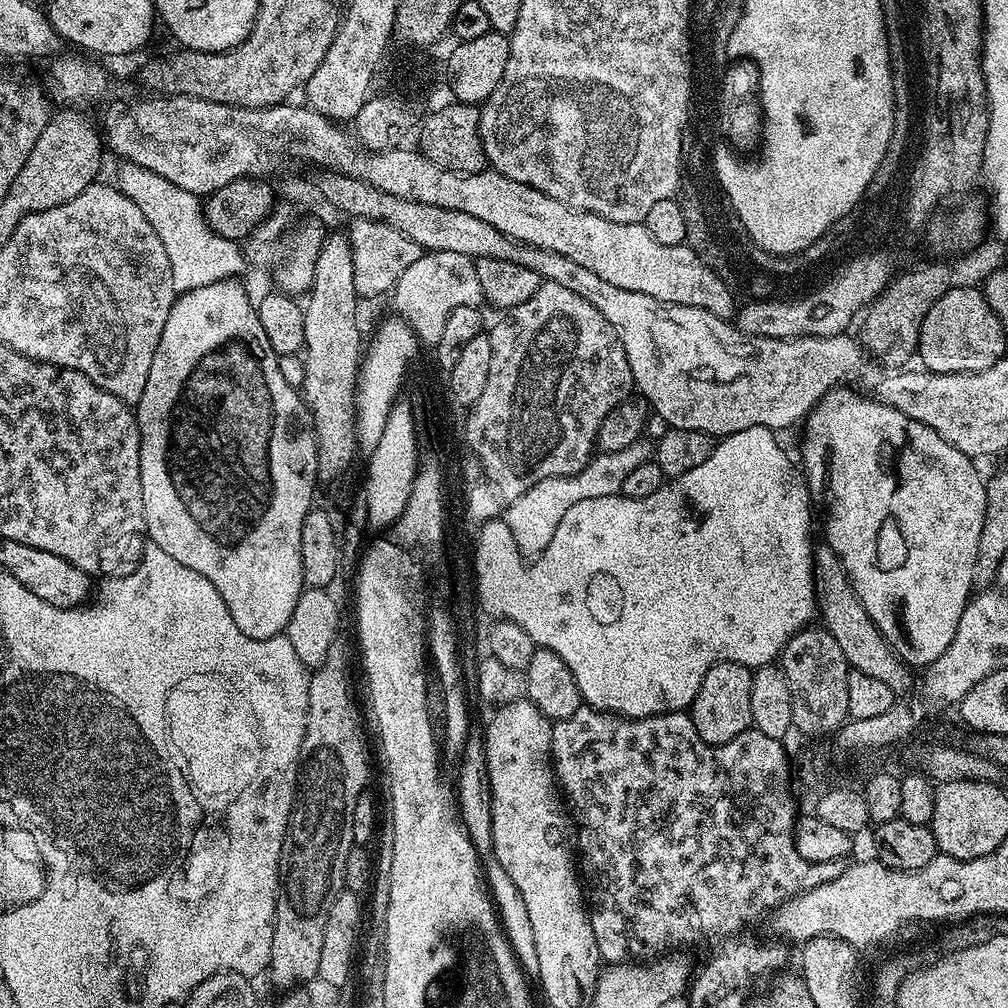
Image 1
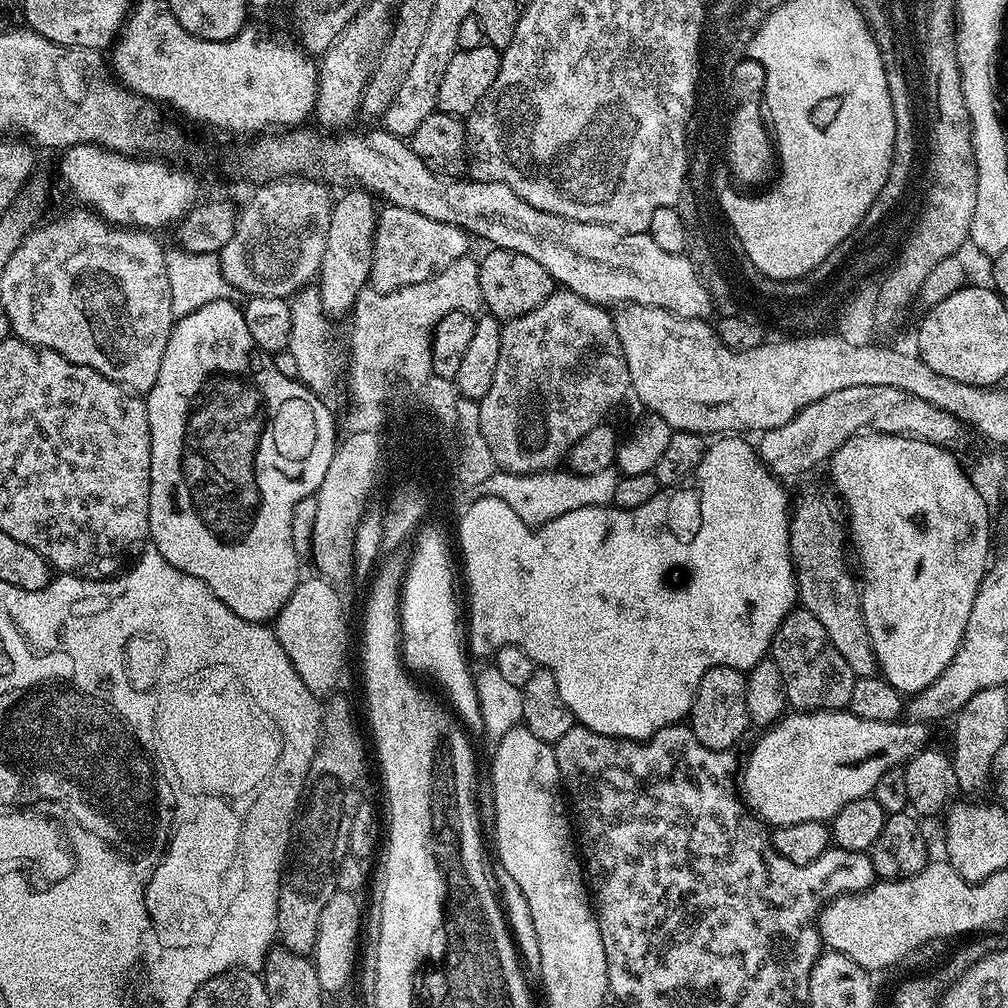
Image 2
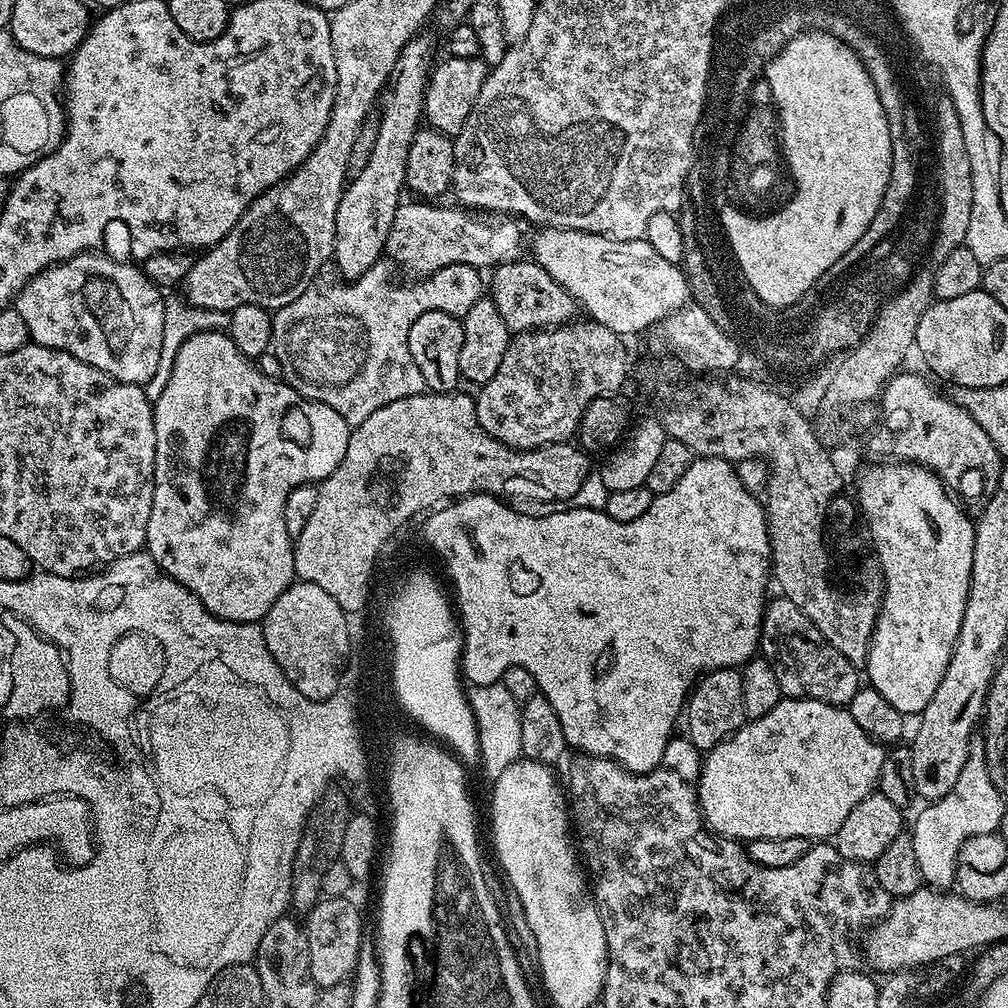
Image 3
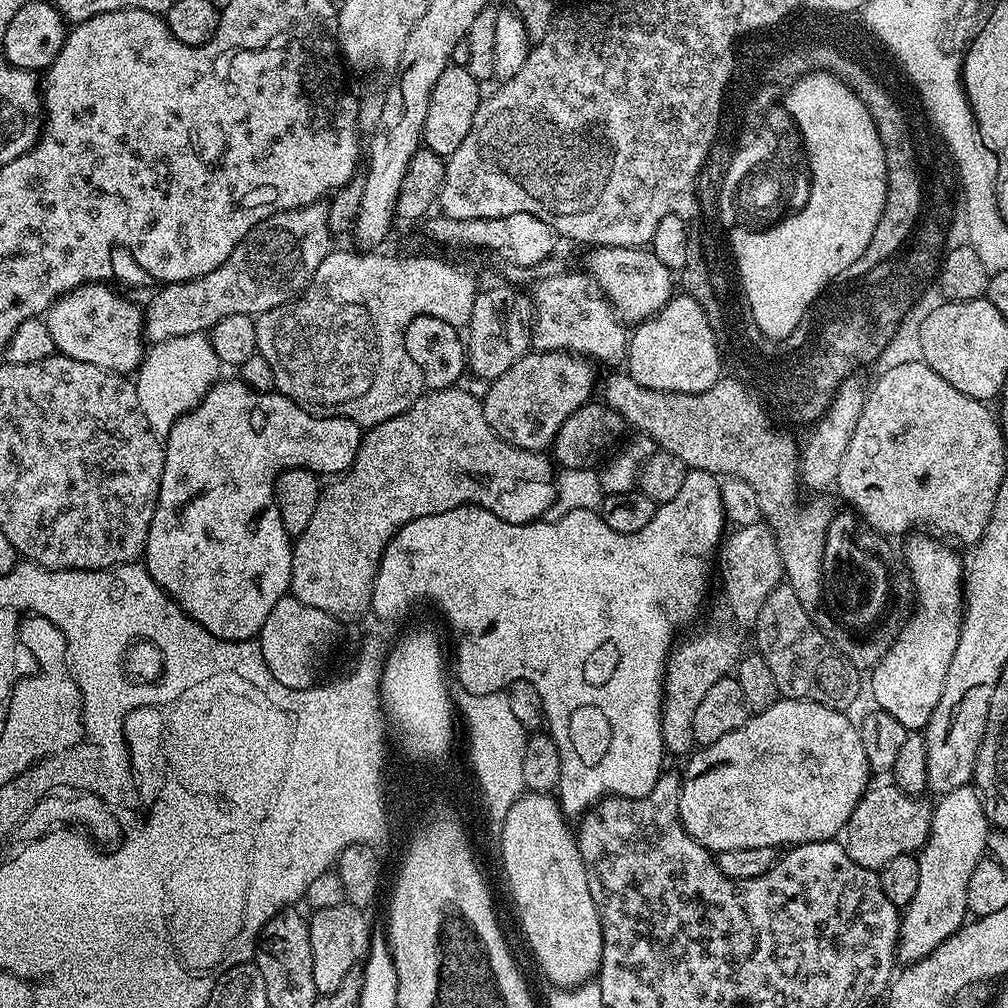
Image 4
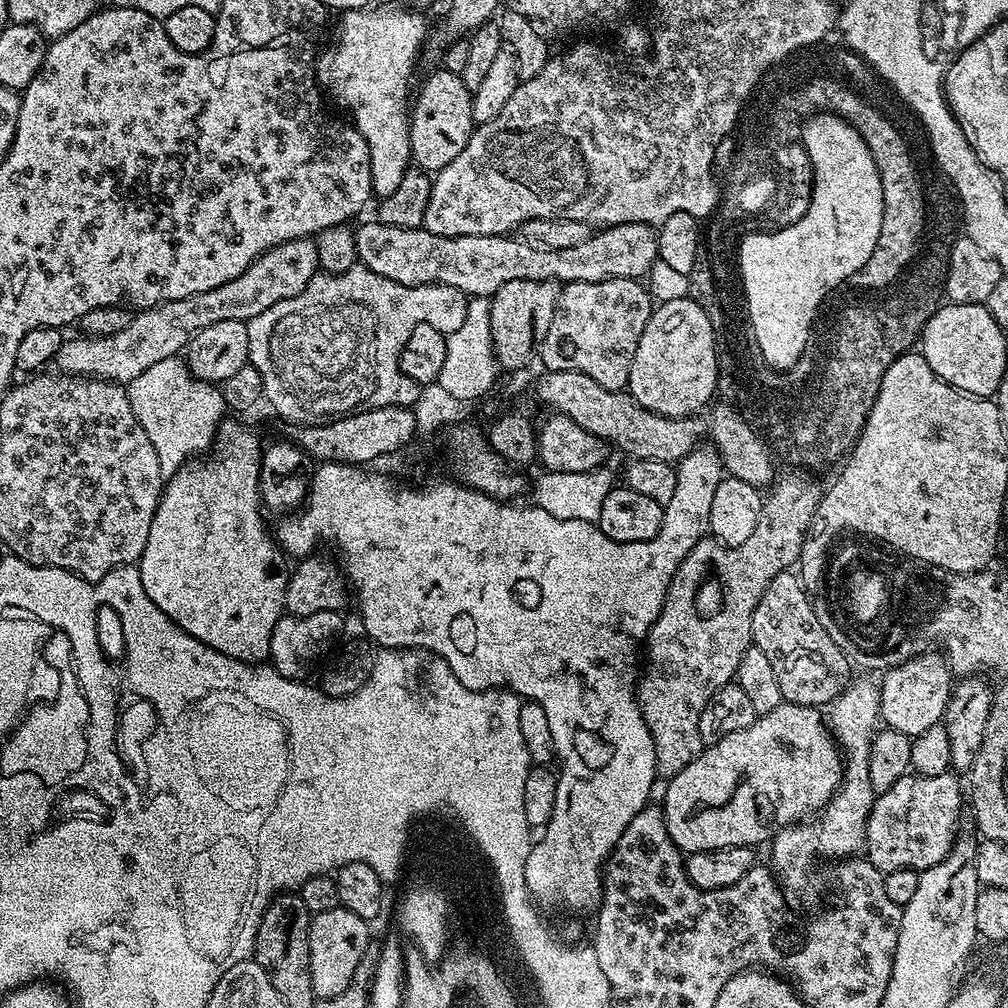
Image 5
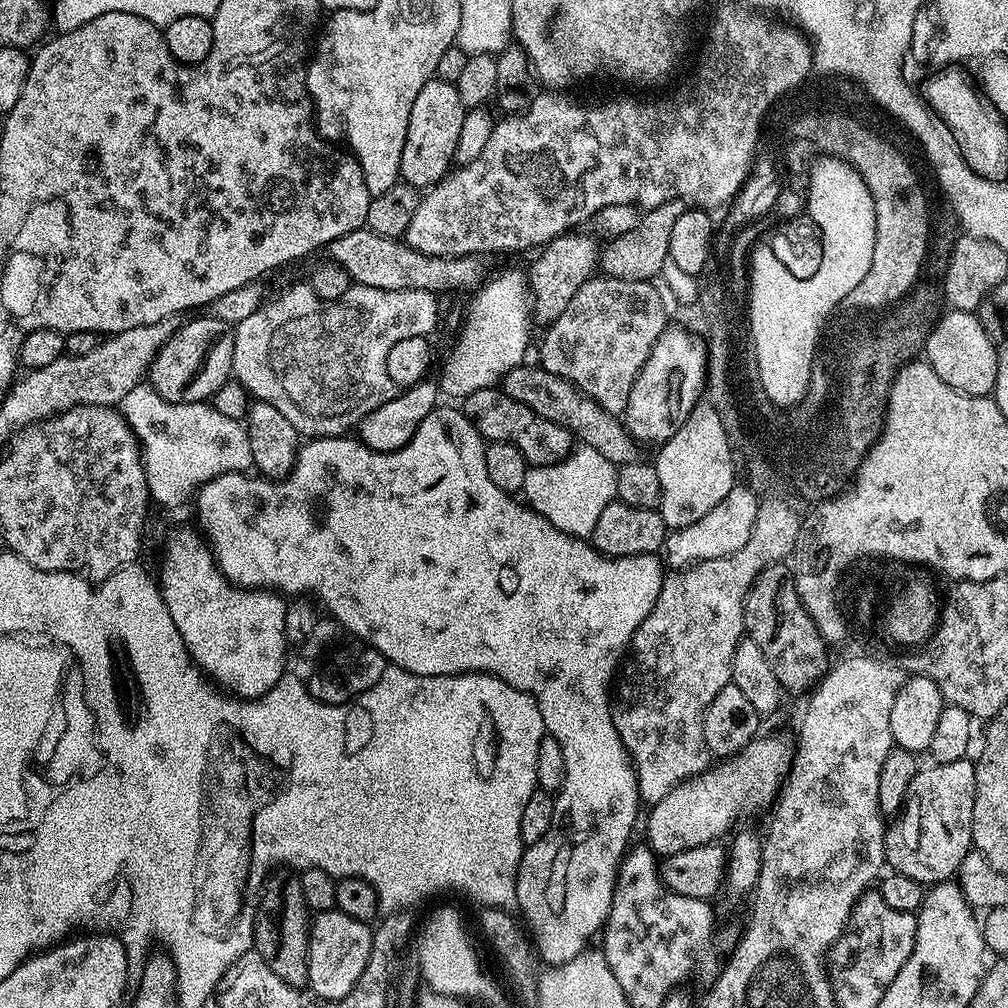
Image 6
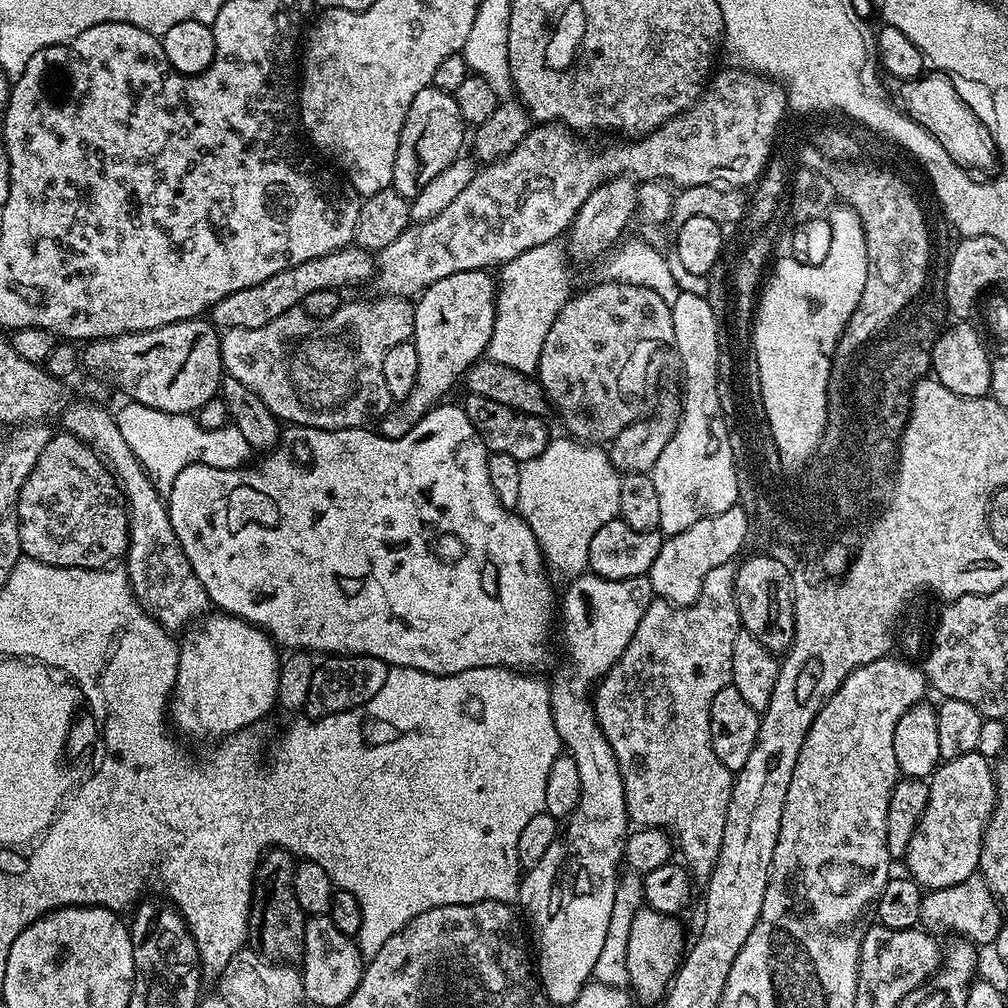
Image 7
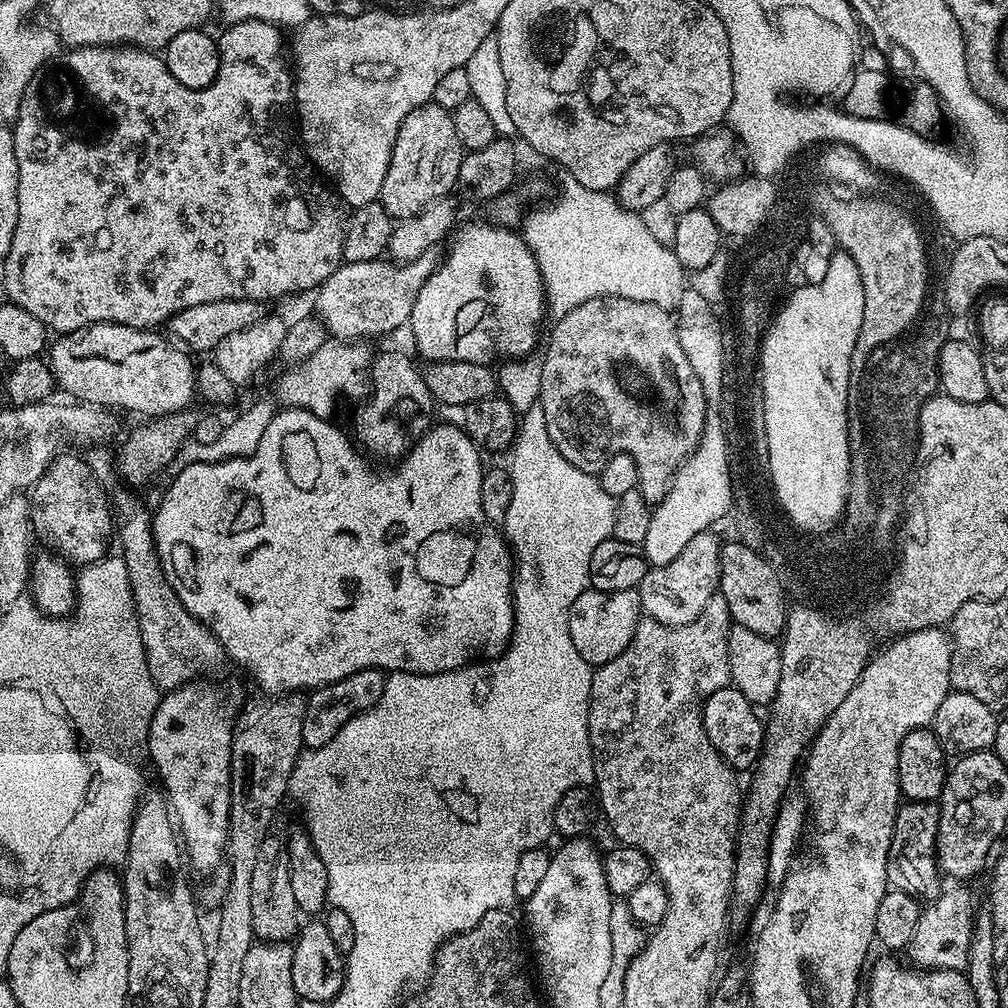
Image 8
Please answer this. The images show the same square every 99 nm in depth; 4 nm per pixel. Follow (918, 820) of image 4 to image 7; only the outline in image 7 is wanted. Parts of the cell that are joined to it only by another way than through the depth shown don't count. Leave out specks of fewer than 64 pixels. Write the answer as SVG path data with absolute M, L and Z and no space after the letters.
M974 751L943 761L930 777L928 805L902 857L907 875L924 890L958 886L958 882L977 875L984 828L994 805L996 778L987 757Z

